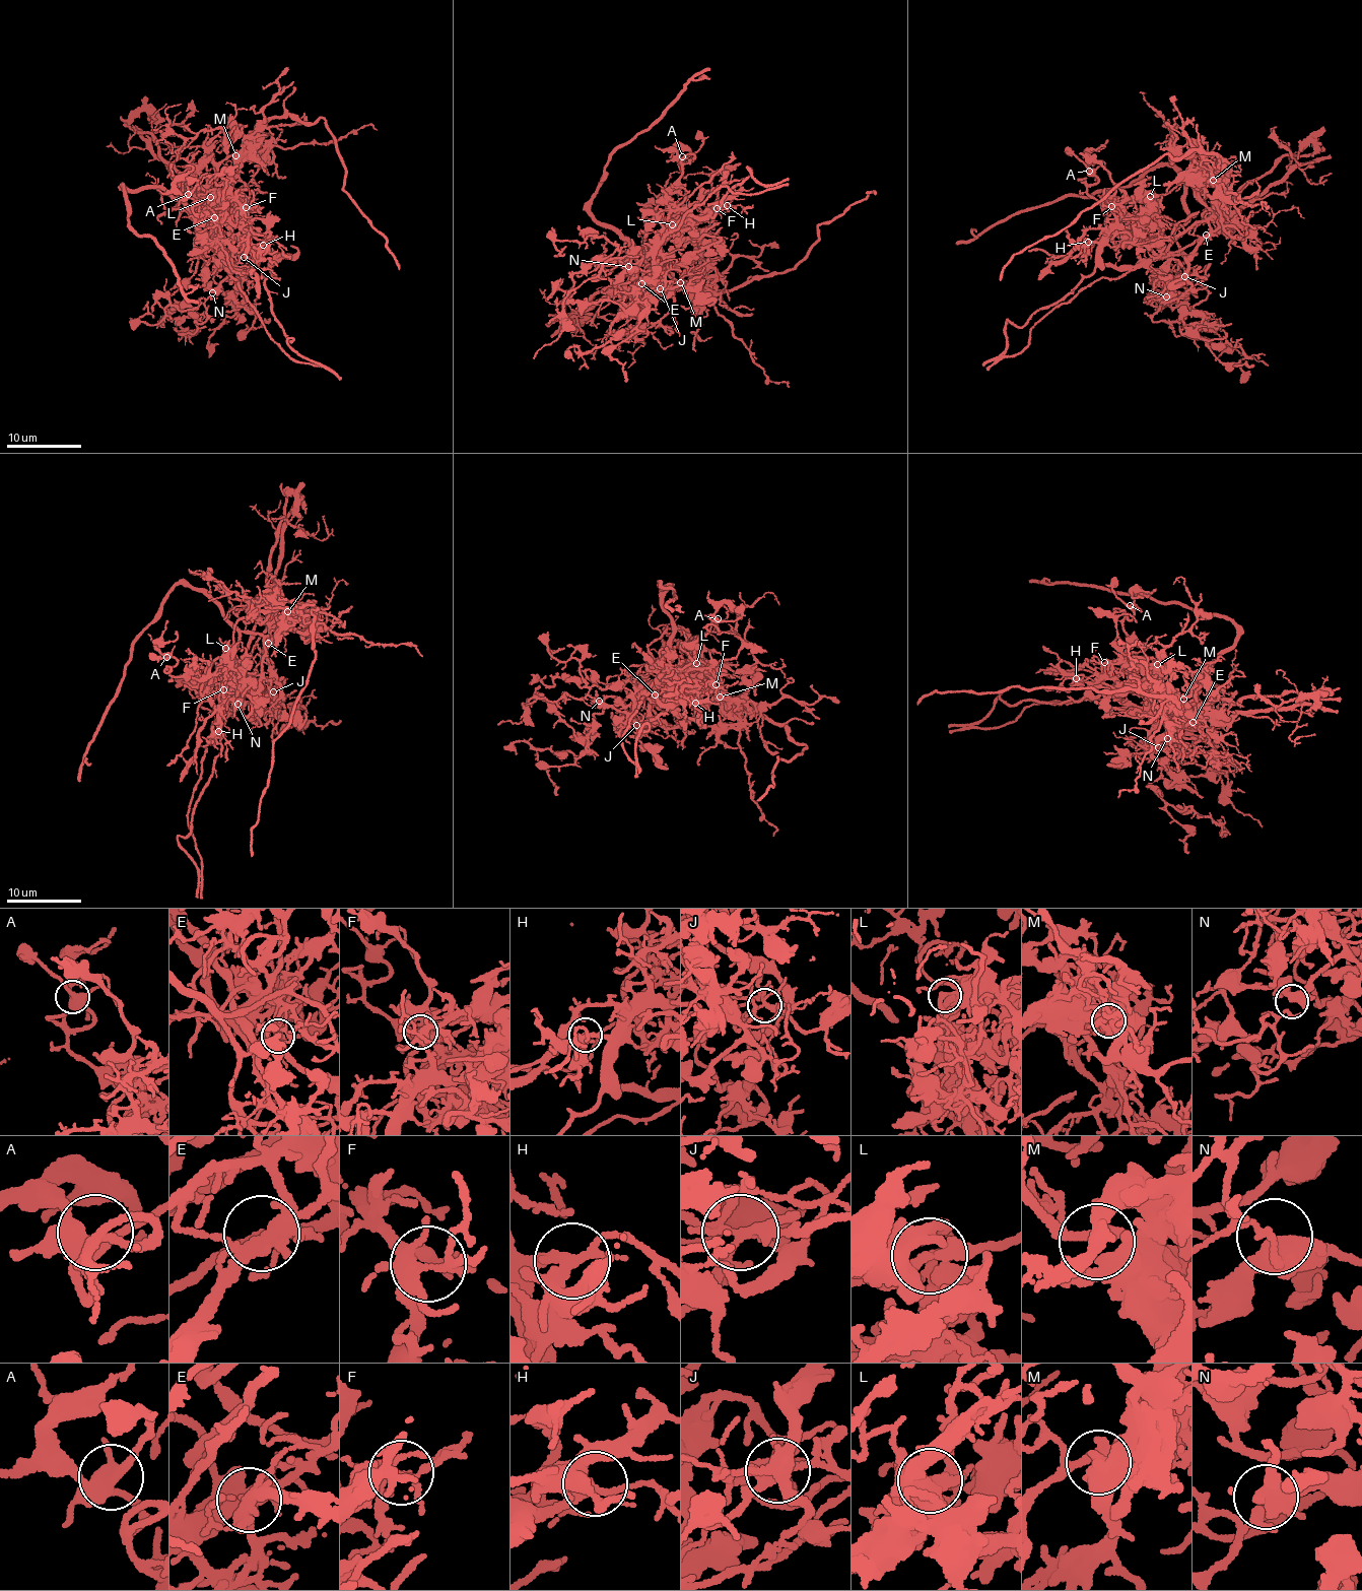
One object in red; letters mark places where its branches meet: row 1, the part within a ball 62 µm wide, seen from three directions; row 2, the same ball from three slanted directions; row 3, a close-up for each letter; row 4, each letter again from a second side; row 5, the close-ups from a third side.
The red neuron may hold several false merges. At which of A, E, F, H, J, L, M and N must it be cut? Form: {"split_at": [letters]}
{"split_at": ["E", "J", "L"]}

